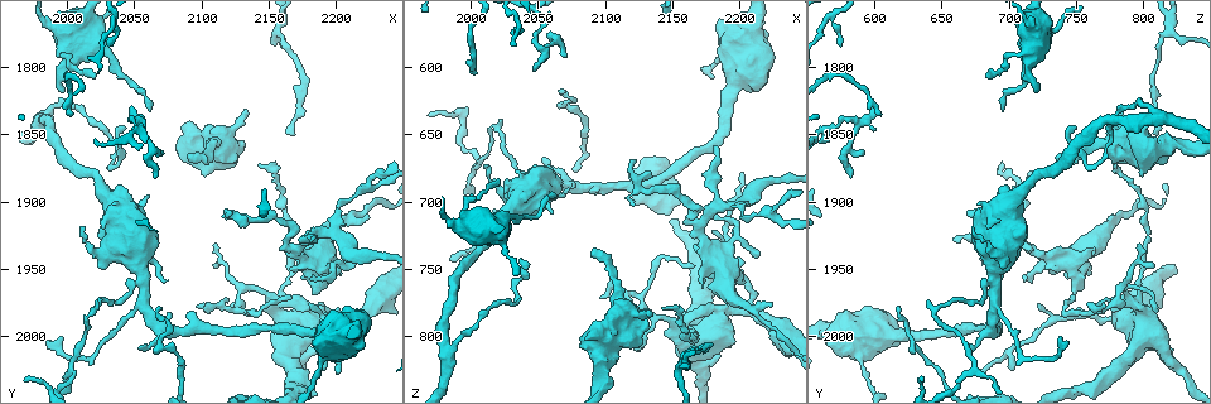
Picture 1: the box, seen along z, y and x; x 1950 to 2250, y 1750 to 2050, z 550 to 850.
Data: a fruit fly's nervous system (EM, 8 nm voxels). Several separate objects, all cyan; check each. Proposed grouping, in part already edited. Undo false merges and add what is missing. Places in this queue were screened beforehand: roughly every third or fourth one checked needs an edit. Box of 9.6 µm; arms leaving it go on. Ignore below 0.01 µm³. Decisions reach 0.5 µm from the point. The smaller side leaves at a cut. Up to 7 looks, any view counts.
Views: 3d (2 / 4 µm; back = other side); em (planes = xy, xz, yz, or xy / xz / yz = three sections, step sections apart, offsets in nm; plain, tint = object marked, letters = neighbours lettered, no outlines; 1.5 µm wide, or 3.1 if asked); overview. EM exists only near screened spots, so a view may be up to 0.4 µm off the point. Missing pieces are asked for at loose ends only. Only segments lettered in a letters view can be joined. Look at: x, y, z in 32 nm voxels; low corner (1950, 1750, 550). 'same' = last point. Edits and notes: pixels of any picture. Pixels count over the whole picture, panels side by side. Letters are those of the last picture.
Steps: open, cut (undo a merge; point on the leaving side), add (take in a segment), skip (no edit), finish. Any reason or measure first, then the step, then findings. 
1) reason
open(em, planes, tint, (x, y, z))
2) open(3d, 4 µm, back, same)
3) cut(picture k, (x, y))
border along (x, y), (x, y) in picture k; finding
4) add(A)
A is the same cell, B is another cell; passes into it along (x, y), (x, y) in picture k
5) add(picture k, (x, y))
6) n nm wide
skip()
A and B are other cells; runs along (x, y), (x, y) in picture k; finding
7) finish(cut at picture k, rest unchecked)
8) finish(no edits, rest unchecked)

branch stops here
open(3d, 4 µm, (2096, 1976, 772))

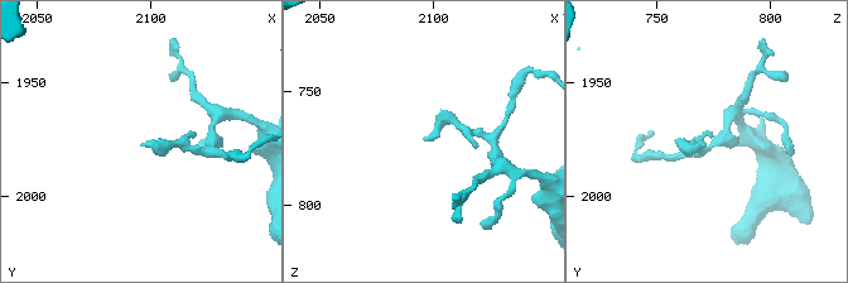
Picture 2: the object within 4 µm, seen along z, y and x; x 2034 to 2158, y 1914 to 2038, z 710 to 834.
need the tissue
open(em, xy, step 8, letters, (2096, 1978, 771))

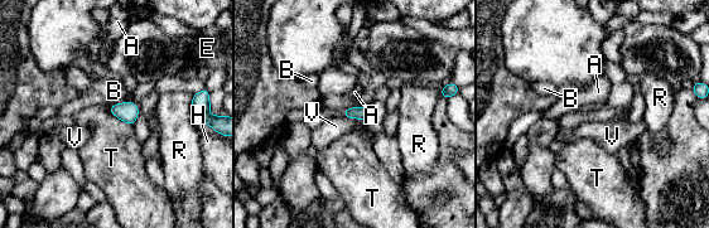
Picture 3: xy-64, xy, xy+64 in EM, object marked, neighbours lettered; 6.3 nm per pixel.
skip()
A, B, E, H, R, T and V are other cells; border along (109, 107), (114, 115), (133, 126) in picture 3; none of them fits

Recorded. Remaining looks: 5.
an open end
open(em, yz, step 4, tint, (2136, 1830, 780))

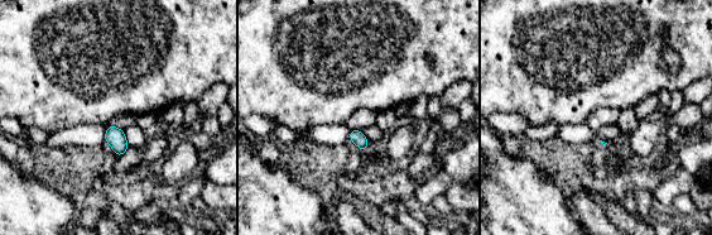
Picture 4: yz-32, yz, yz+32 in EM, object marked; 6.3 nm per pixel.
open(em, planes, tint, same)

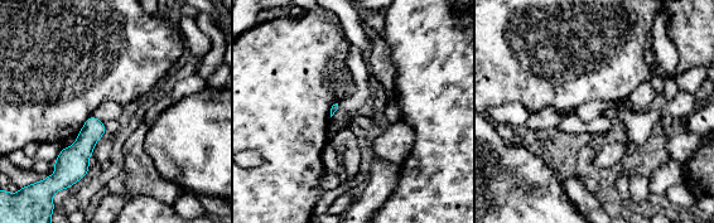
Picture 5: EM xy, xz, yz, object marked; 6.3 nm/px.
what lies round it
open(em, planes, letters, same)

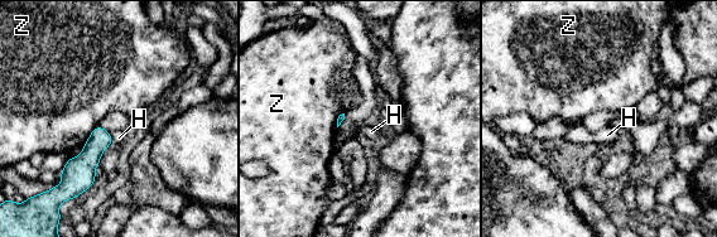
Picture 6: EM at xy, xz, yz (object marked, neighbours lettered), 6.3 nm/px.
Z touches over 160 nm
skip()
H and Z are other cells; border along (99, 125), (83, 144) in picture 6; no lettered segment goes on from it

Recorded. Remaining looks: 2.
free end
open(em, yz, step 8, tint, (2090, 1868, 736))

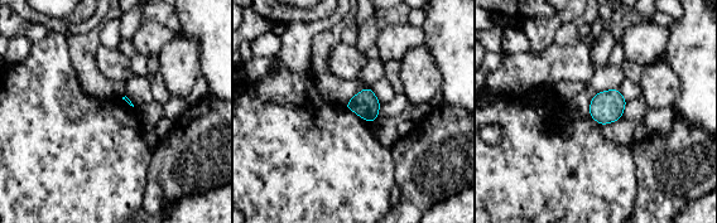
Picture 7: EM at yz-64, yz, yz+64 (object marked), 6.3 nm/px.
see the neighbours
open(em, yz, step 8, letters, same)

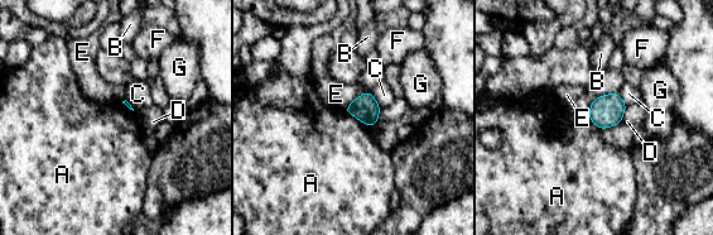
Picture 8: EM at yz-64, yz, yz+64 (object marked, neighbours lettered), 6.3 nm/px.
skip()
A, B, C, D, E, F and G are other cells; border along (343, 109), (370, 126) in picture 8; none of them fits

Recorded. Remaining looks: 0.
finish(no edits, rest unchecked)

